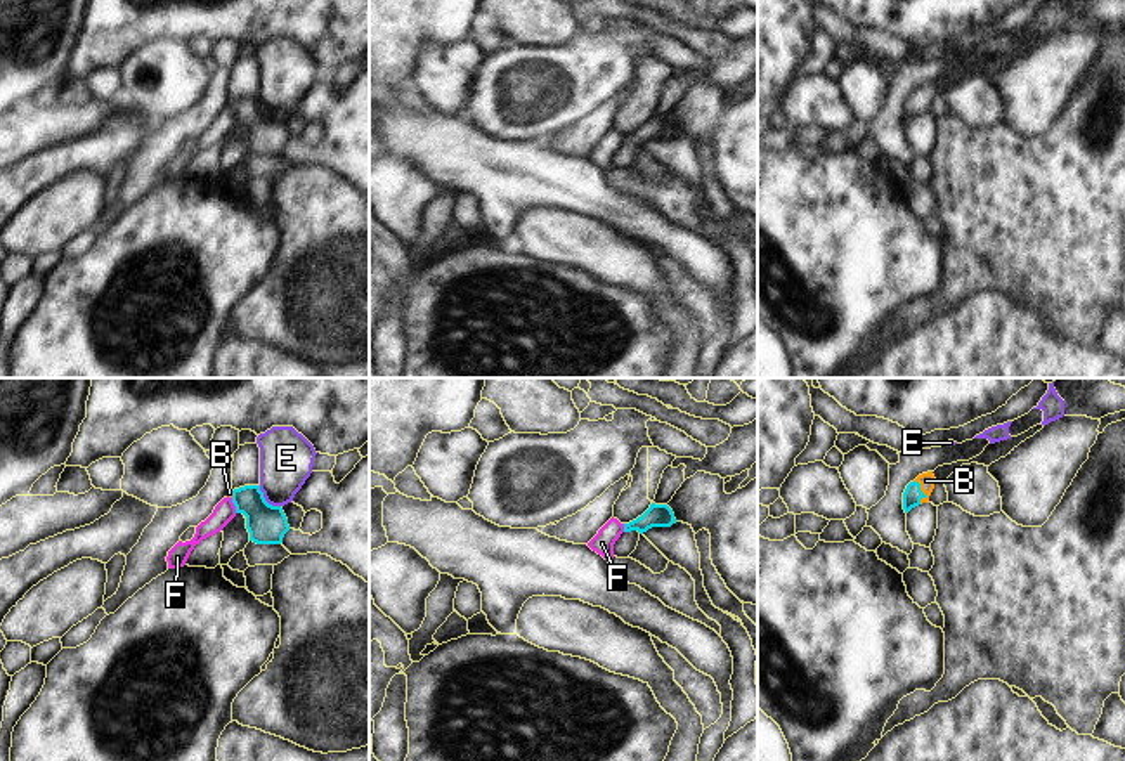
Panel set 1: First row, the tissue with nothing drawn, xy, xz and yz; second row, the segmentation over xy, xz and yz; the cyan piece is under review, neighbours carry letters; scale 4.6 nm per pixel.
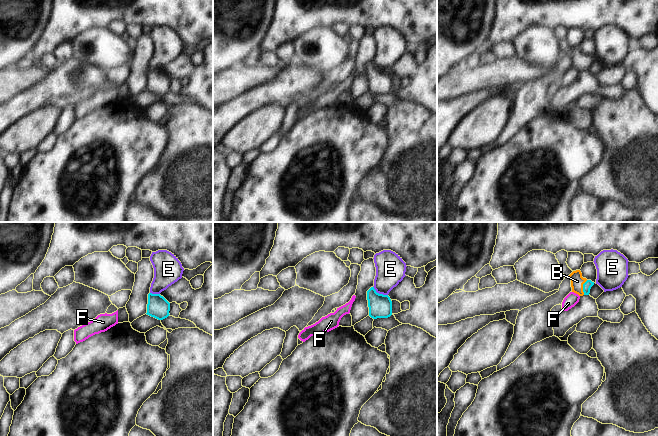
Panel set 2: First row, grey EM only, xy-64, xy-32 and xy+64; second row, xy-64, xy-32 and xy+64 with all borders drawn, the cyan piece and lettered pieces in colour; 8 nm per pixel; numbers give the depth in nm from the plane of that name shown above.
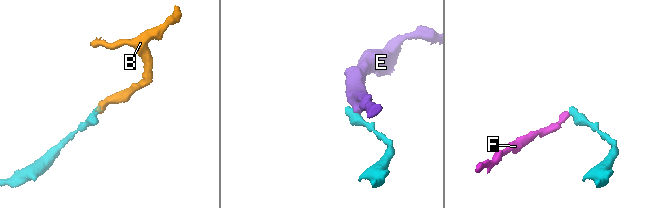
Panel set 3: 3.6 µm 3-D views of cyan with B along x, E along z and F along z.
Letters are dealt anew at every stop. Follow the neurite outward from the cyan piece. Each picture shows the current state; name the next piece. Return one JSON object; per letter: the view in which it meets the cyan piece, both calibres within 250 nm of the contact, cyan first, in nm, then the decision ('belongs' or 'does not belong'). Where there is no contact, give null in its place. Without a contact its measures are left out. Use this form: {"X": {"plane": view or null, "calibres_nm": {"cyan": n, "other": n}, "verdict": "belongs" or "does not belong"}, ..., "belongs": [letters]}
{"B": {"plane": "yz", "calibres_nm": {"cyan": 90, "other": 70}, "verdict": "belongs"}, "E": {"plane": "xy", "calibres_nm": {"cyan": 180, "other": 260}, "verdict": "does not belong"}, "F": {"plane": "xy", "calibres_nm": {"cyan": 180, "other": 100}, "verdict": "does not belong"}, "belongs": ["B"]}

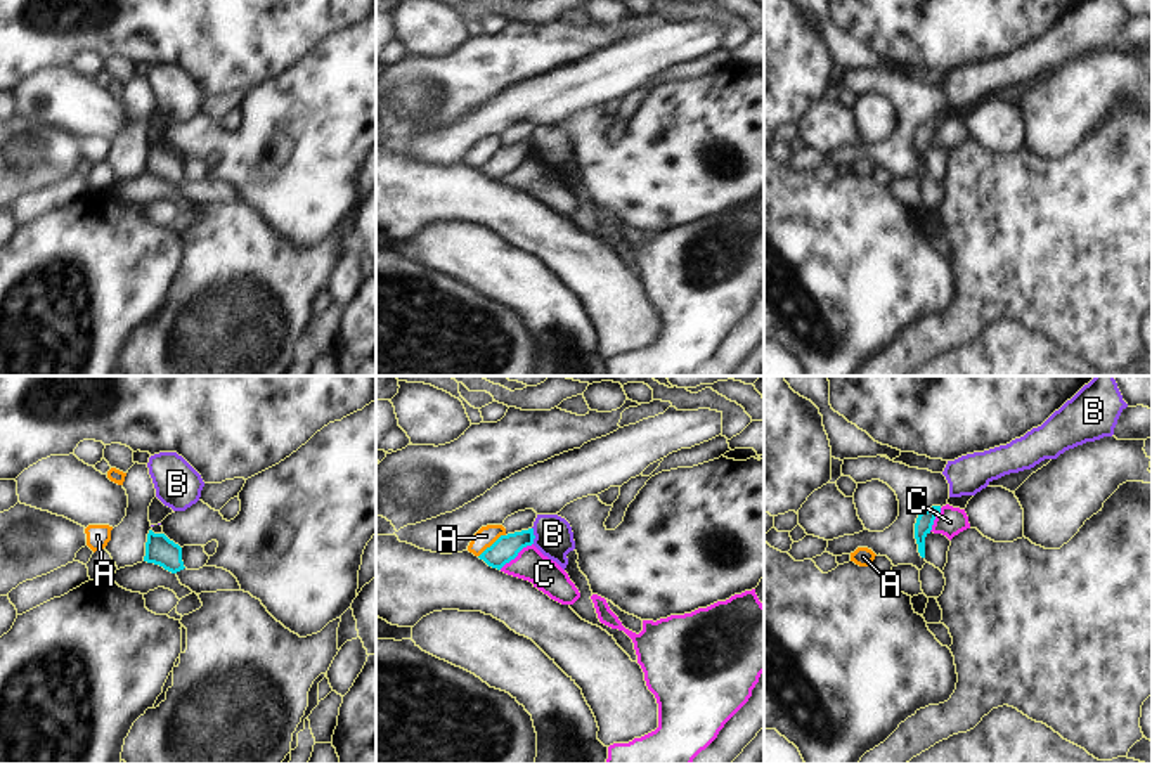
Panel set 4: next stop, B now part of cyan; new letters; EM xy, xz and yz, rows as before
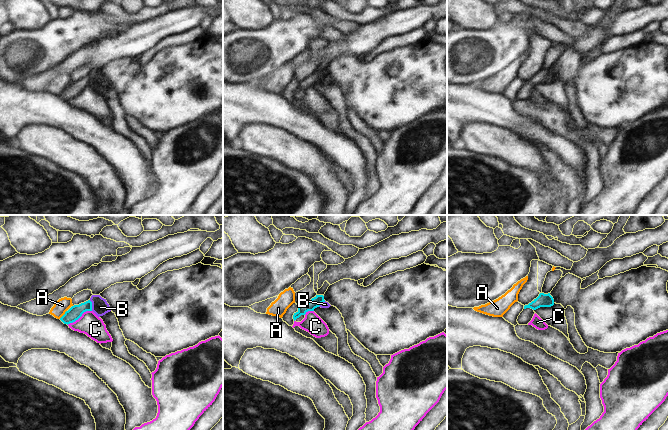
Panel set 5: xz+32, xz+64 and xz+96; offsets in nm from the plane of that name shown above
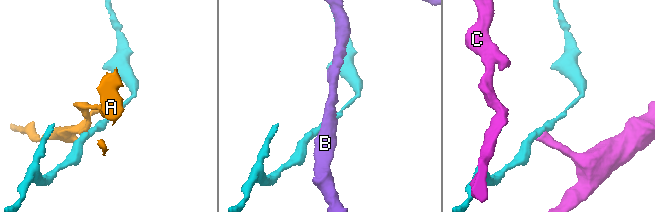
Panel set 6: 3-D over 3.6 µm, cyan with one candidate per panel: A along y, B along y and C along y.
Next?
{"A": {"plane": "xz", "calibres_nm": {"cyan": 120, "other": 90}, "verdict": "does not belong"}, "B": {"plane": "xz", "calibres_nm": {"cyan": 120, "other": 180}, "verdict": "does not belong"}, "C": {"plane": "xz", "calibres_nm": {"cyan": 120, "other": 150}, "verdict": "does not belong"}, "belongs": []}

